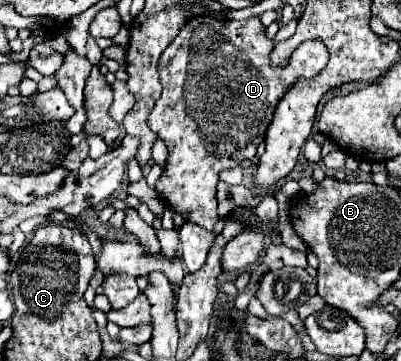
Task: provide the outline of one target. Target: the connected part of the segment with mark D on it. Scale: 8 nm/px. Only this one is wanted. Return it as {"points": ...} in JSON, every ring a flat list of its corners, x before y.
{"points":[[193,17,185,23,179,35,163,51,159,59,159,77,163,93,155,103,147,125,169,149,167,169,159,177,155,189,161,199,173,207,177,213,187,213,187,221,199,223,207,231,215,229,217,219,217,181,219,171,237,167,245,159,253,159,257,145,263,141,265,131,273,119,275,107,281,97,291,89,297,79,315,77,327,65,327,49,319,39,311,39,301,45,287,67,277,67,269,61,273,51,273,41,265,35,265,27,259,17,245,21,219,21,215,17]]}

